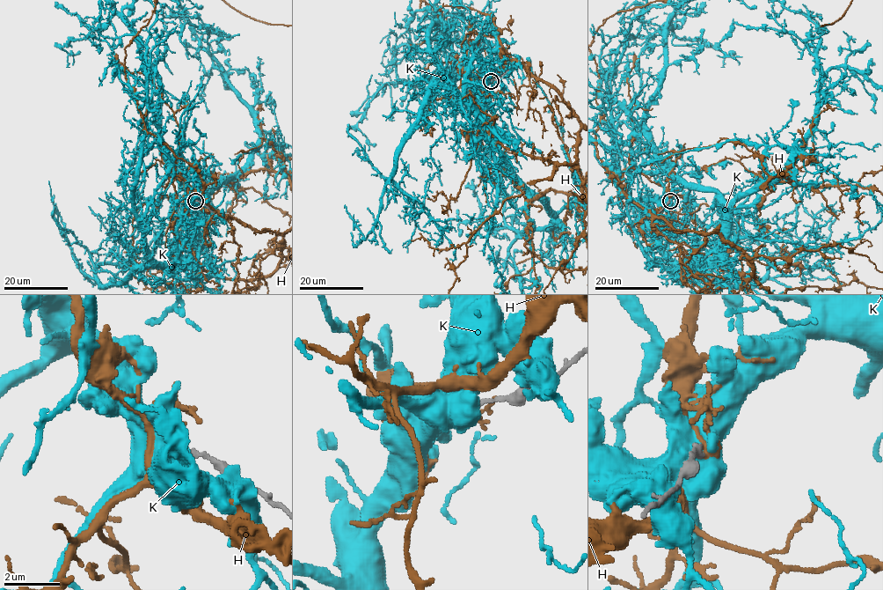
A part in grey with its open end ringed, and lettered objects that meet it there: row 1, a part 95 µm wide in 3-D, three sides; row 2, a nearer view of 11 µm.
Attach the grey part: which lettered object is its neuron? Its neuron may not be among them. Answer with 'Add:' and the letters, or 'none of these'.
Add: none of these

